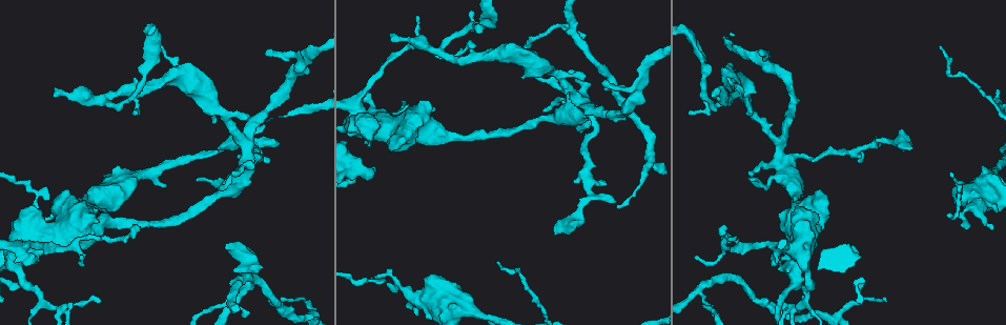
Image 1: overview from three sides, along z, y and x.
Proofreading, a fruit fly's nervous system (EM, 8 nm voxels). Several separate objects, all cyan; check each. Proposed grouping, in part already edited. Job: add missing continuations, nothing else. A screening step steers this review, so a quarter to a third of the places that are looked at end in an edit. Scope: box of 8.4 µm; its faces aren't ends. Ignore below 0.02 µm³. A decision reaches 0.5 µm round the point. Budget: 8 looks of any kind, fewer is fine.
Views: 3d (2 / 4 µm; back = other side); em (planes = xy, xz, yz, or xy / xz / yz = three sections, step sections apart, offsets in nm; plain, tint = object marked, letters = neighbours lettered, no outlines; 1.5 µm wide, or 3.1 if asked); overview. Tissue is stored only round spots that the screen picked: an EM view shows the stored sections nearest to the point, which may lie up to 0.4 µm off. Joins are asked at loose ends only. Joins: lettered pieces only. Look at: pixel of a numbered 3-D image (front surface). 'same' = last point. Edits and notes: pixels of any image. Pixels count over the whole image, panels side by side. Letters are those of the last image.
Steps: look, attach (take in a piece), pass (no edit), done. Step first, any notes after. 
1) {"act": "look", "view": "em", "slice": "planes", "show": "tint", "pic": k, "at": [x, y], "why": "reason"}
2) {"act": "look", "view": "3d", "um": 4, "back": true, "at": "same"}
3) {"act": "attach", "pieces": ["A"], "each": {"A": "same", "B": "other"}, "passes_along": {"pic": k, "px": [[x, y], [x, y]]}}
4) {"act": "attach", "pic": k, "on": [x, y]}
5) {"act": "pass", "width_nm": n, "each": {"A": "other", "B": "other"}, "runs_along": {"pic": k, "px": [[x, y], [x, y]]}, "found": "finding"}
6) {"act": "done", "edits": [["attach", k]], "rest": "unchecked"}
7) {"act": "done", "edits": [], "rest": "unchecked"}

{"act": "look", "view": "3d", "um": 2, "pic": 1, "at": [795, 206], "why": "thick end"}

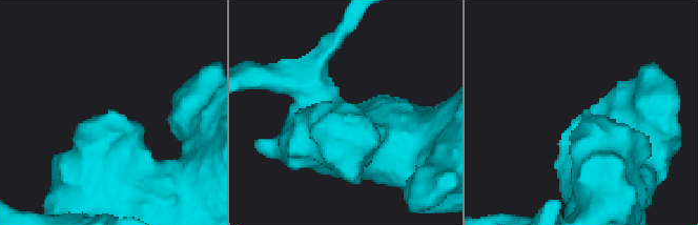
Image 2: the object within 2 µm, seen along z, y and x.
{"act": "look", "view": "em", "slice": "xy", "step": 8, "show": "tint", "pic": 2, "at": [584, 113]}

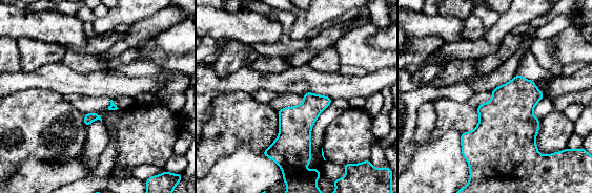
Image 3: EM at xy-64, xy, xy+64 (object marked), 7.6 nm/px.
{"act": "look", "view": "em", "slice": "planes", "show": "letters", "at": "same"}

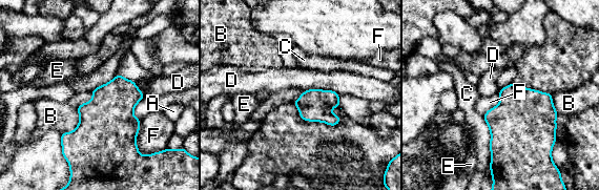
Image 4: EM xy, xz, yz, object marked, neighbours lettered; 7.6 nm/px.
{"act": "pass", "longest_contact_nm": ["D", 280], "each": {"A": "other", "B": "other", "C": "other", "D": "other", "E": "other", "F": "other"}, "border": {"pic": 4, "px": [[304, 90], [331, 89], [338, 94]]}, "found": "none of them fits"}

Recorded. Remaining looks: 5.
{"act": "look", "view": "3d", "um": 2, "pic": 1, "at": [233, 173], "why": "branch stops here"}

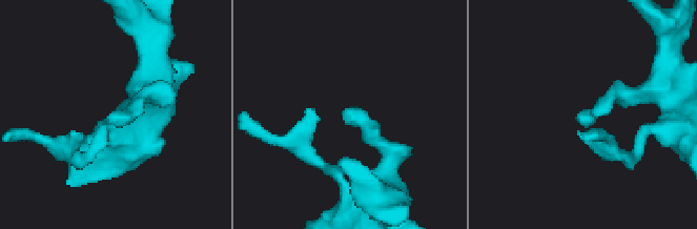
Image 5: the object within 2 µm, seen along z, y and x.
{"act": "look", "view": "em", "slice": "xy", "step": 8, "show": "letters", "pic": 5, "at": [345, 112]}

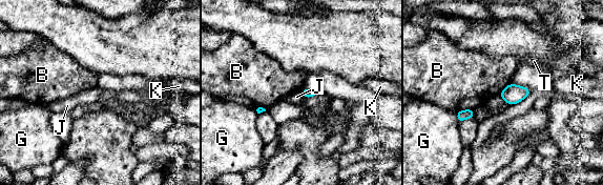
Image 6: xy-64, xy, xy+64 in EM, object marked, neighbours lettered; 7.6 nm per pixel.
{"act": "pass", "each": {"B": "other", "G": "other", "J": "other", "K": "other", "T": "other"}, "border": {"pic": 6, "px": [[300, 89], [304, 98]]}, "found": "none of them fits"}

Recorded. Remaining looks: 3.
{"act": "look", "view": "3d", "um": 4, "pic": 1, "at": [689, 110]}

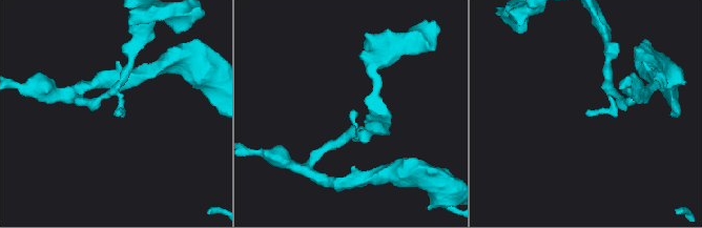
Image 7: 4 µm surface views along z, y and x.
{"act": "look", "view": "em", "slice": "planes", "show": "plain", "pic": 7, "at": [589, 110]}

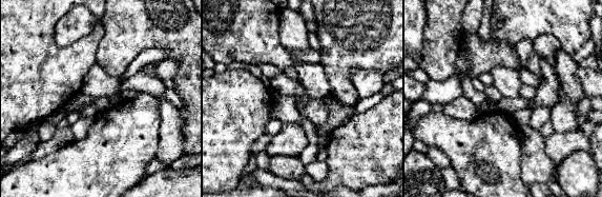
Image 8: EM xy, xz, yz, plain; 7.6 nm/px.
{"act": "look", "view": "em", "slice": "planes", "show": "letters", "at": "same"}

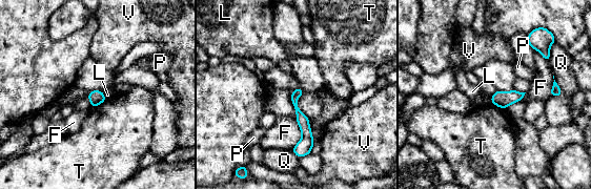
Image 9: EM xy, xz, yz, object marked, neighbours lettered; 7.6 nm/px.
{"act": "pass", "each": {"F": "other", "L": "other", "P": "other", "Q": "other", "T": "other", "V": "other"}, "runs_along": {"pic": 9, "px": [[297, 91], [294, 105], [305, 128], [302, 153]]}, "found": "none of them fits"}

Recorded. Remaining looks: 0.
{"act": "done", "edits": [], "rest": "unchecked"}

